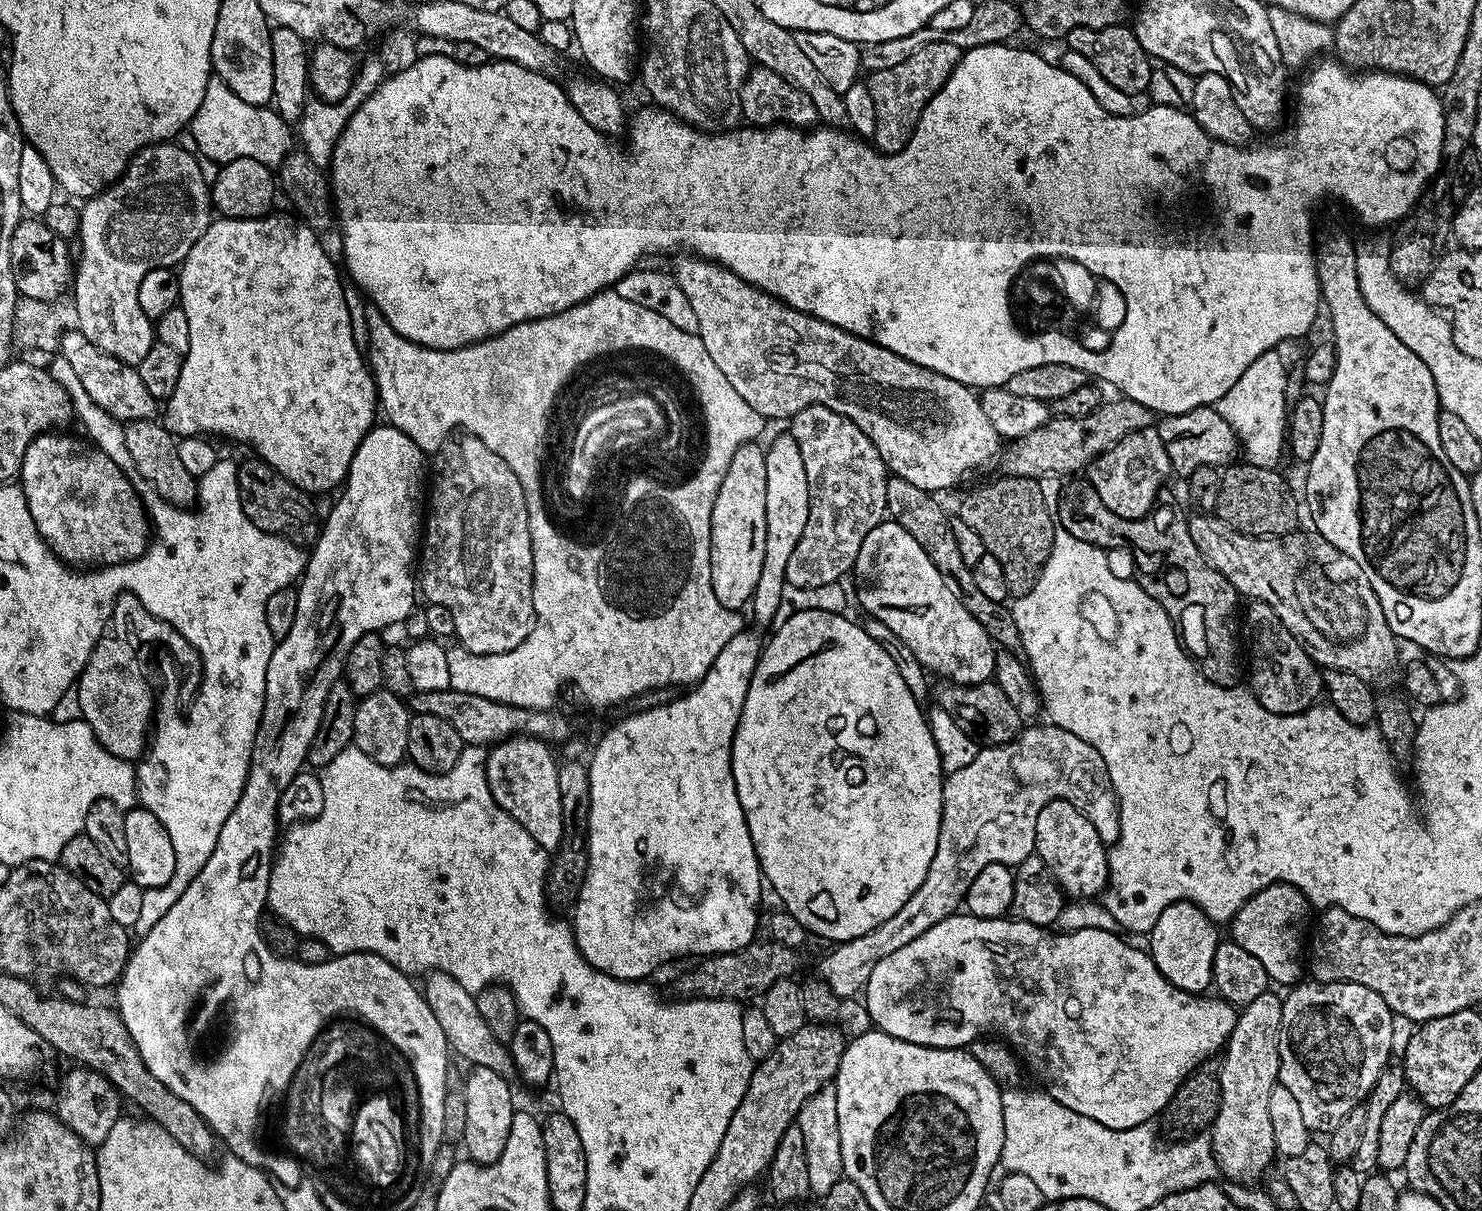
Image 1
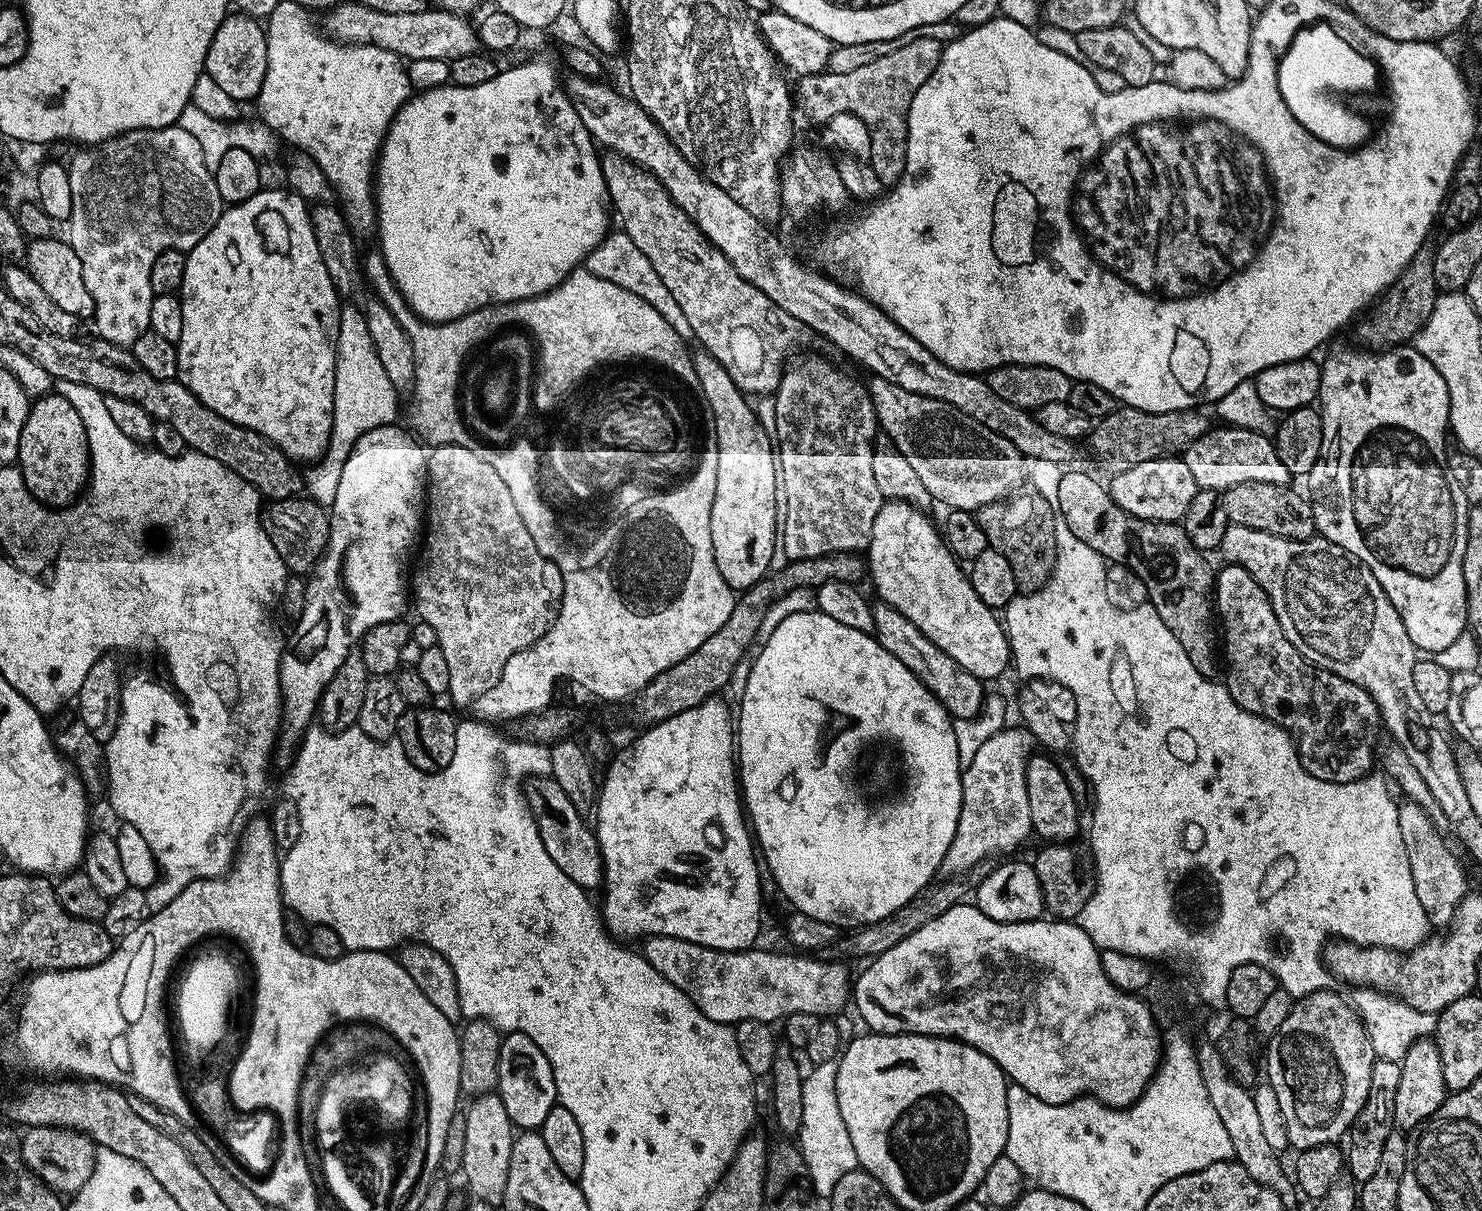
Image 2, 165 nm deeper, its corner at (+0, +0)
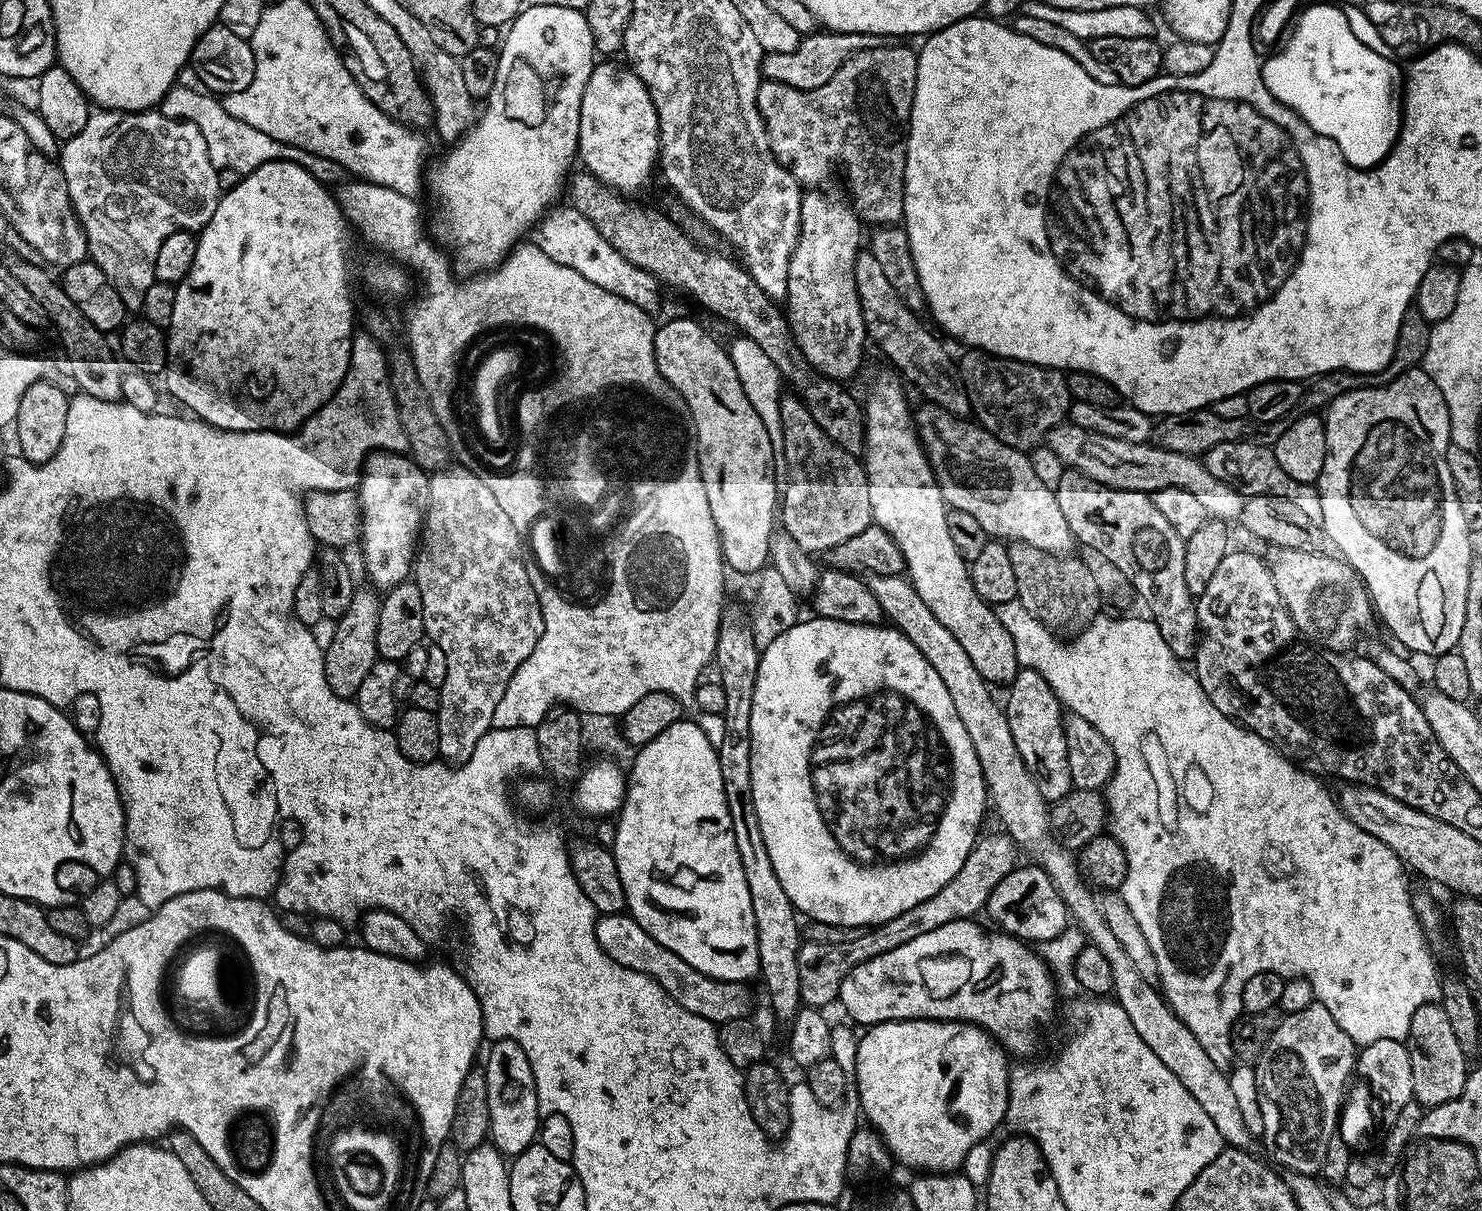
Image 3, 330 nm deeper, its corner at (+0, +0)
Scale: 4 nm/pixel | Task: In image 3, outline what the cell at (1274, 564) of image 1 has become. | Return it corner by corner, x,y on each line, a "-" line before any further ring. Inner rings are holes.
1272,548
1266,556
1266,563
1272,577
1274,586
1278,586
1278,594
1282,594
1282,602
1294,618
1301,637
1309,636
1313,645
1329,648
1332,652
1344,652
1360,636
1360,631
1374,620
1372,601
1368,599
1368,590
1363,581
1357,576
1347,562
1339,555
1324,556
1323,551
1303,552
1302,550
1290,550
1289,548

